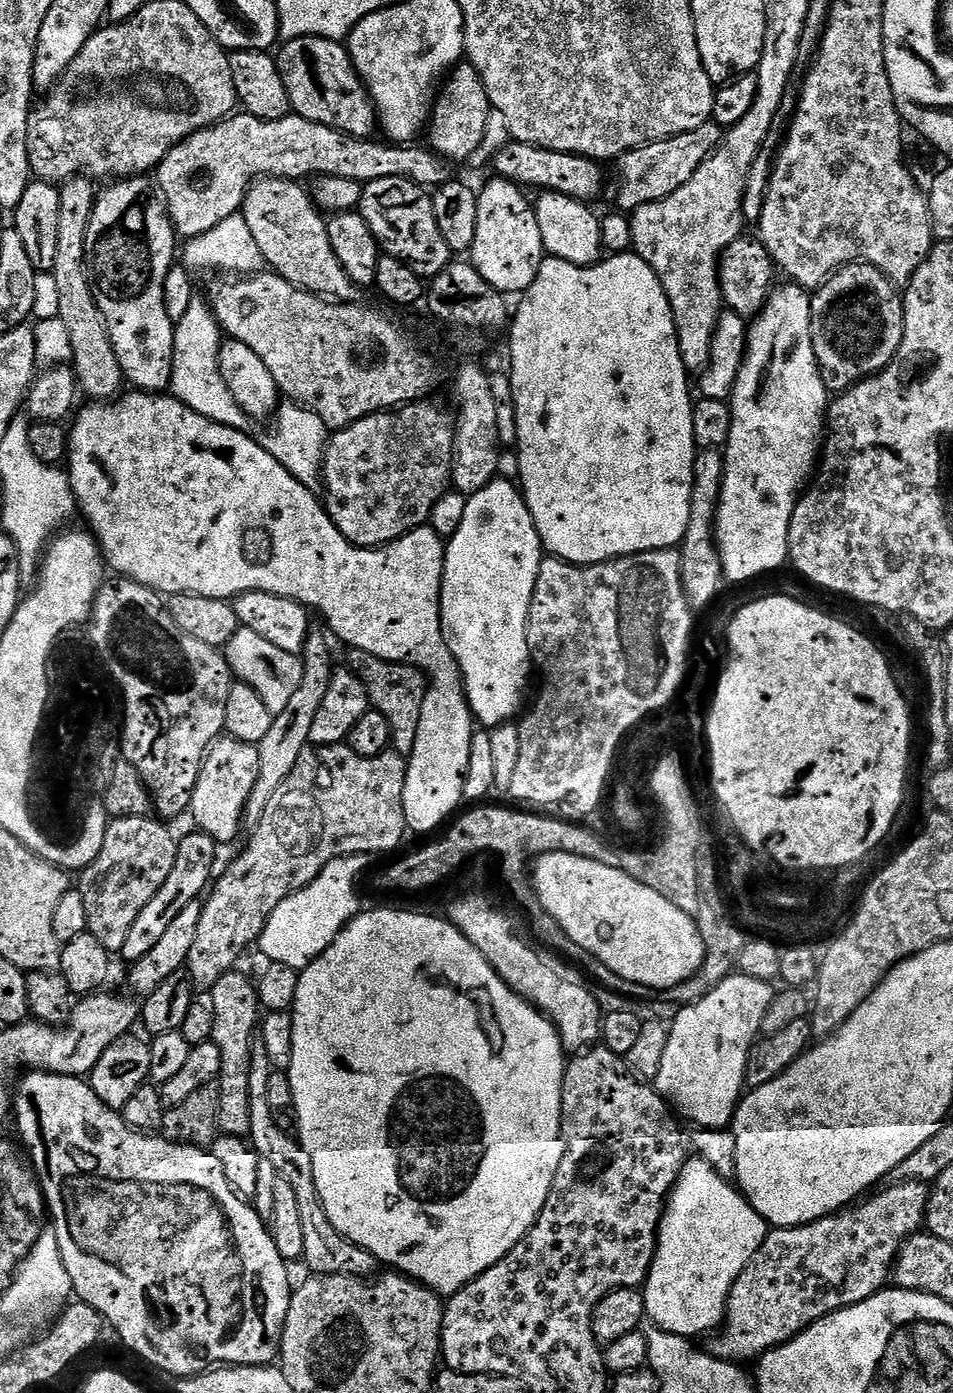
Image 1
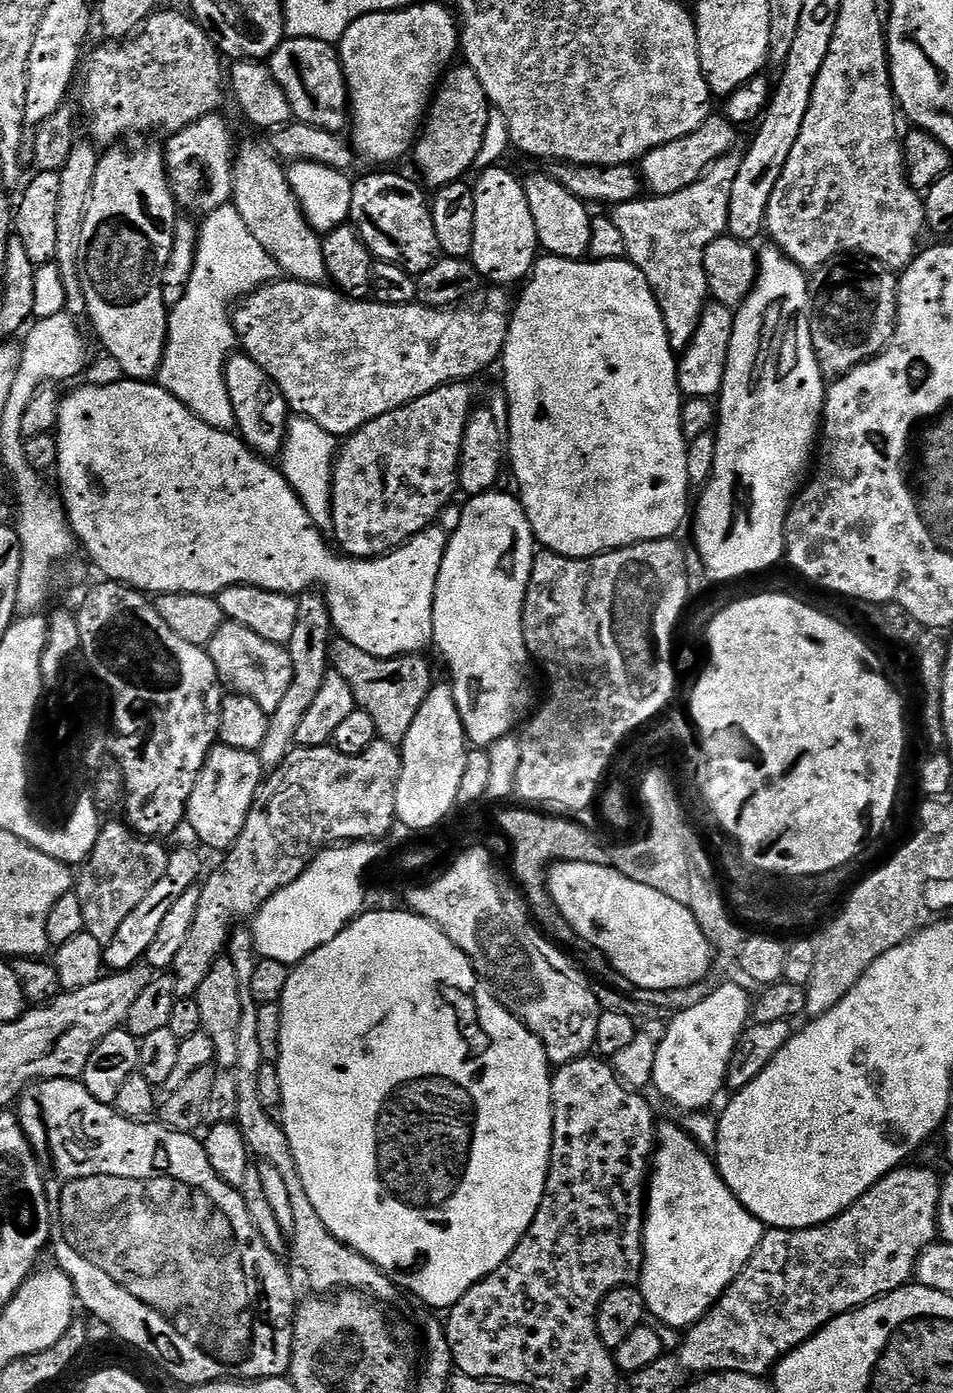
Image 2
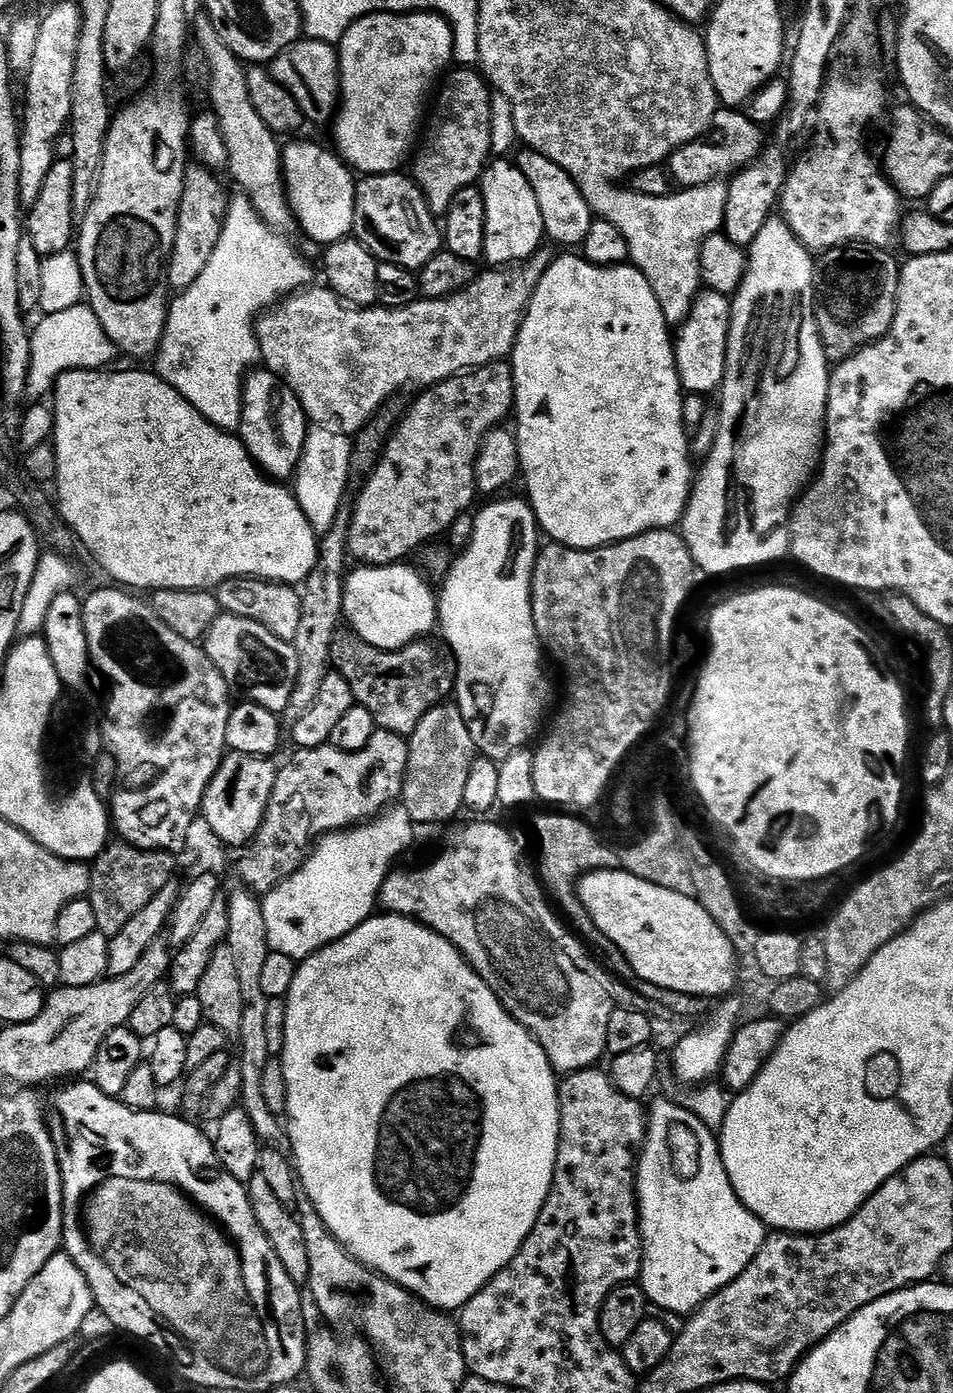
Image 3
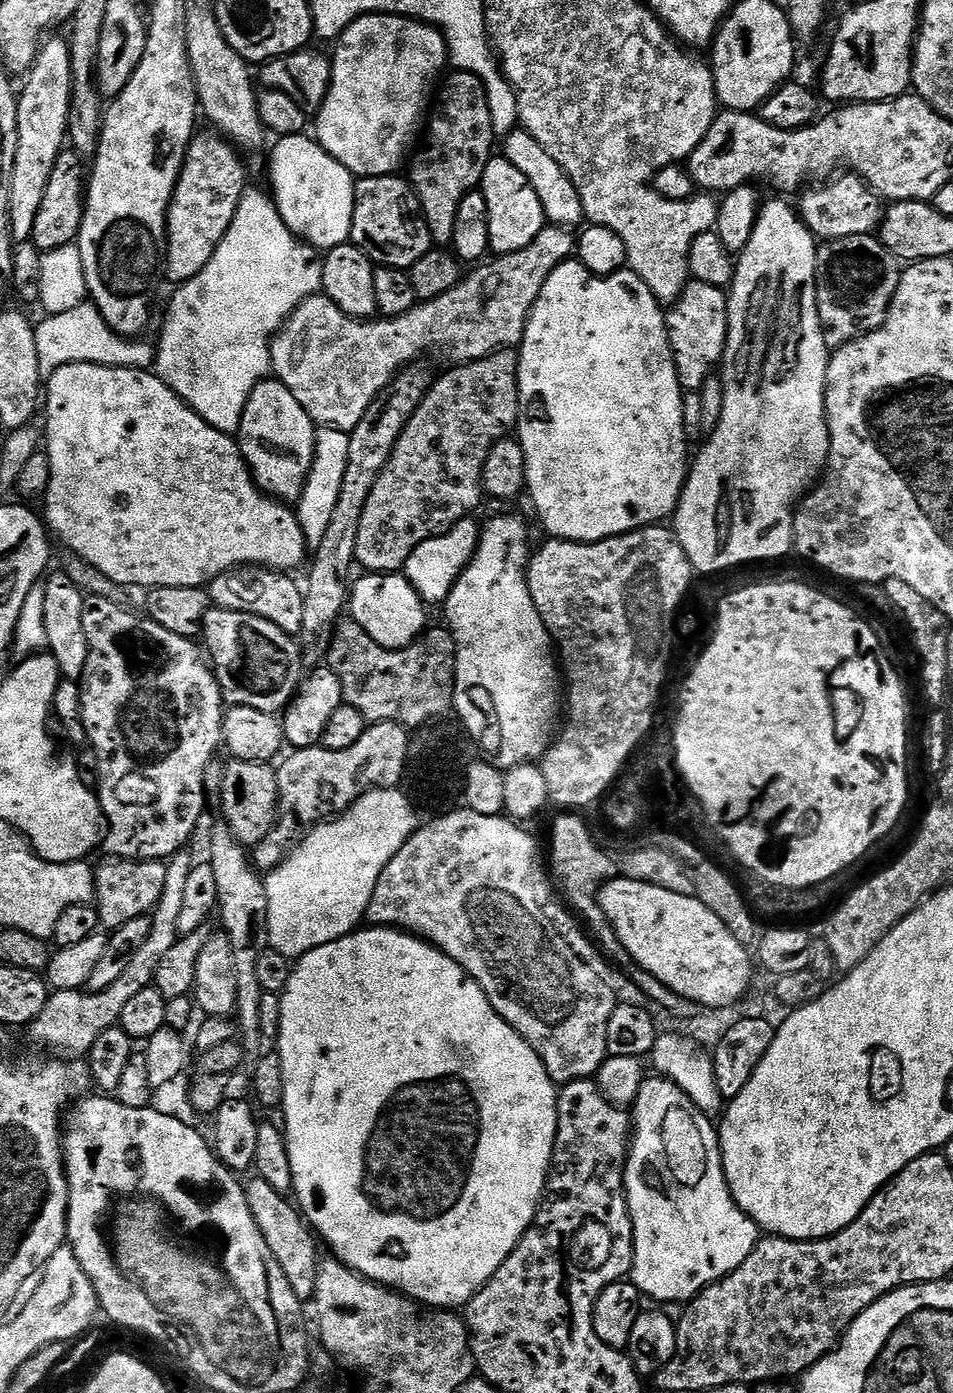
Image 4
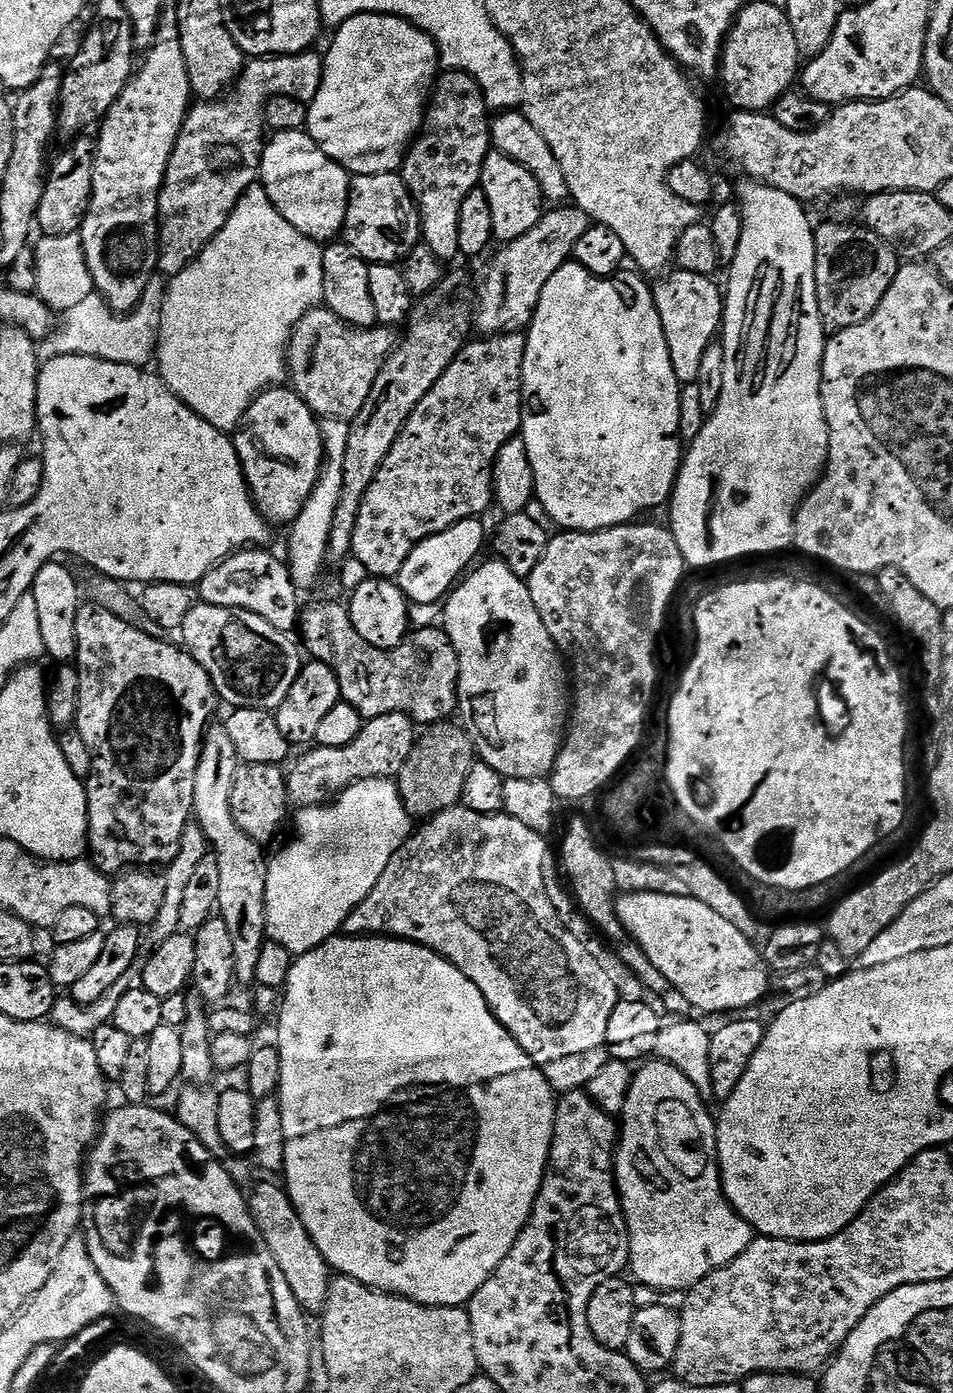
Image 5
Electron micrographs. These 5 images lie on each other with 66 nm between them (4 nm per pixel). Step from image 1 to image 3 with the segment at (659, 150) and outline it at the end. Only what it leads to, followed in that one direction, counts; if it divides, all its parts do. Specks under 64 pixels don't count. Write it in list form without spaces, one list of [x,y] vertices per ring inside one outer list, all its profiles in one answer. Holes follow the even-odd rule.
[[[721,107],[714,114],[708,128],[696,140],[674,150],[667,159],[666,167],[673,185],[684,190],[700,190],[705,187],[703,184],[711,185],[717,178],[731,177],[764,151],[764,132],[765,129],[755,124],[743,111]]]

